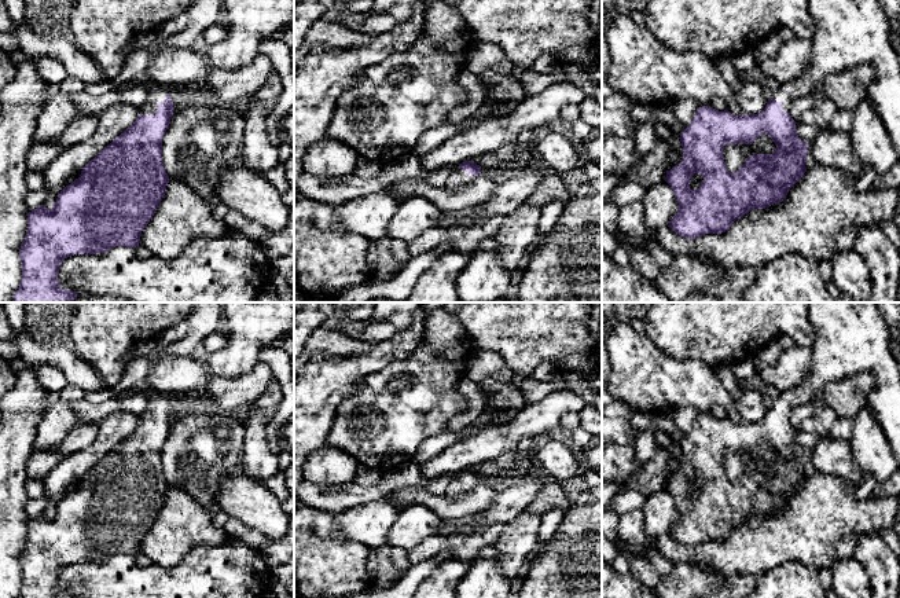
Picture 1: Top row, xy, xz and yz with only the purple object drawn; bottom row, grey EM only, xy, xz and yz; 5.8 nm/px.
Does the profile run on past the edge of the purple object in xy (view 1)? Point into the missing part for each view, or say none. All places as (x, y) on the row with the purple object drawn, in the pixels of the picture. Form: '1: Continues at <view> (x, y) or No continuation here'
1: Continues at xy (158, 95)

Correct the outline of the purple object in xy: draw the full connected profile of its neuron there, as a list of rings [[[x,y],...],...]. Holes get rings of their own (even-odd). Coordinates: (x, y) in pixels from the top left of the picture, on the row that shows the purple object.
[[[153,88],[151,98],[140,106],[137,120],[106,146],[81,170],[78,179],[66,186],[51,209],[44,205],[27,213],[27,232],[21,245],[22,280],[14,294],[14,302],[73,302],[76,291],[63,290],[58,280],[60,263],[74,254],[104,253],[115,246],[136,247],[142,231],[153,219],[162,201],[169,176],[162,164],[162,139],[173,115],[173,102],[162,88]]]

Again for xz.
[[[464,161],[459,165],[459,169],[447,179],[445,187],[452,191],[459,190],[473,181],[480,173],[480,165],[473,161]]]

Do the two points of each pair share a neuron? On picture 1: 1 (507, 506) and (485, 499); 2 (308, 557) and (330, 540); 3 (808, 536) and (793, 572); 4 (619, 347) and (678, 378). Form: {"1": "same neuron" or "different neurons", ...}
{"1": "different neurons", "2": "same neuron", "3": "different neurons", "4": "same neuron"}

